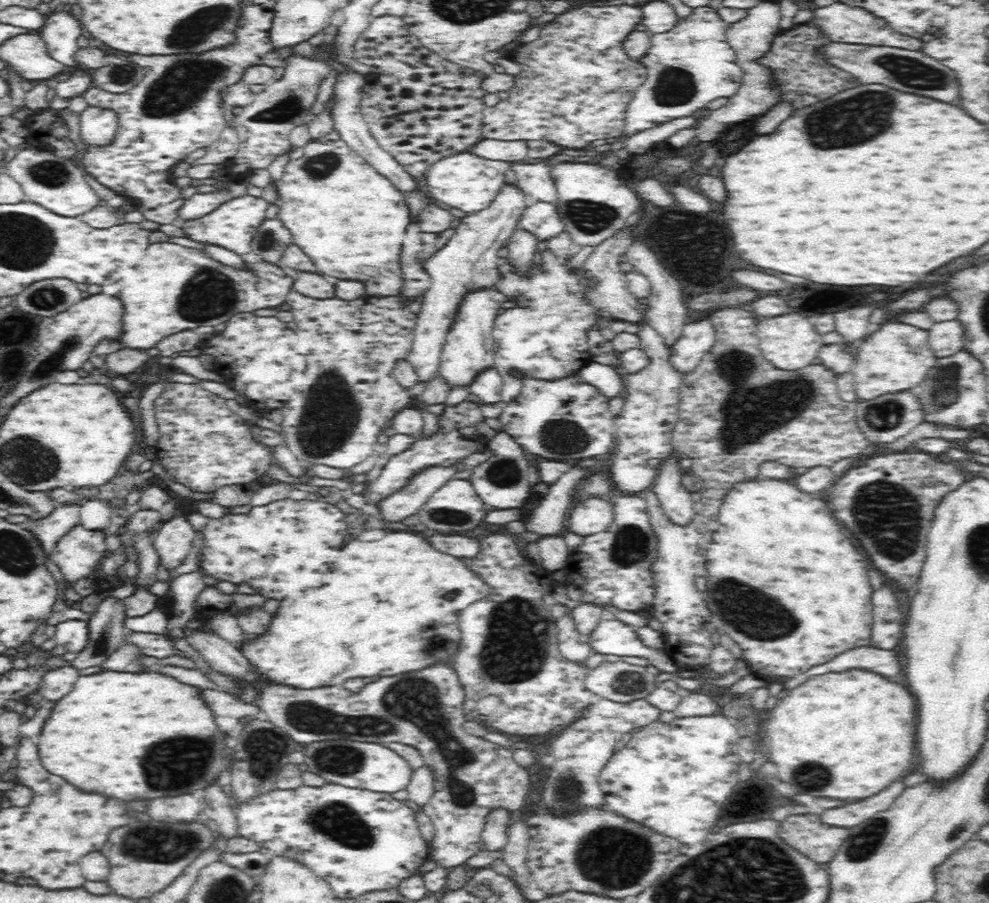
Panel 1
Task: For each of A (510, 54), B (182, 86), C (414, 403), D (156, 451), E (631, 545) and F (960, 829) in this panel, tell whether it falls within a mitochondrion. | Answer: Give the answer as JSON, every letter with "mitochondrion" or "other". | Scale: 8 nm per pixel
{"A":"other","B":"mitochondrion","C":"other","D":"other","E":"mitochondrion","F":"mitochondrion"}

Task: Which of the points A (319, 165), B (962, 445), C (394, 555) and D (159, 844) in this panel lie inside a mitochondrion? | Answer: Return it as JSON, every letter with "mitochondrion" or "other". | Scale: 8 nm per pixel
{"A":"mitochondrion","B":"other","C":"other","D":"mitochondrion"}

